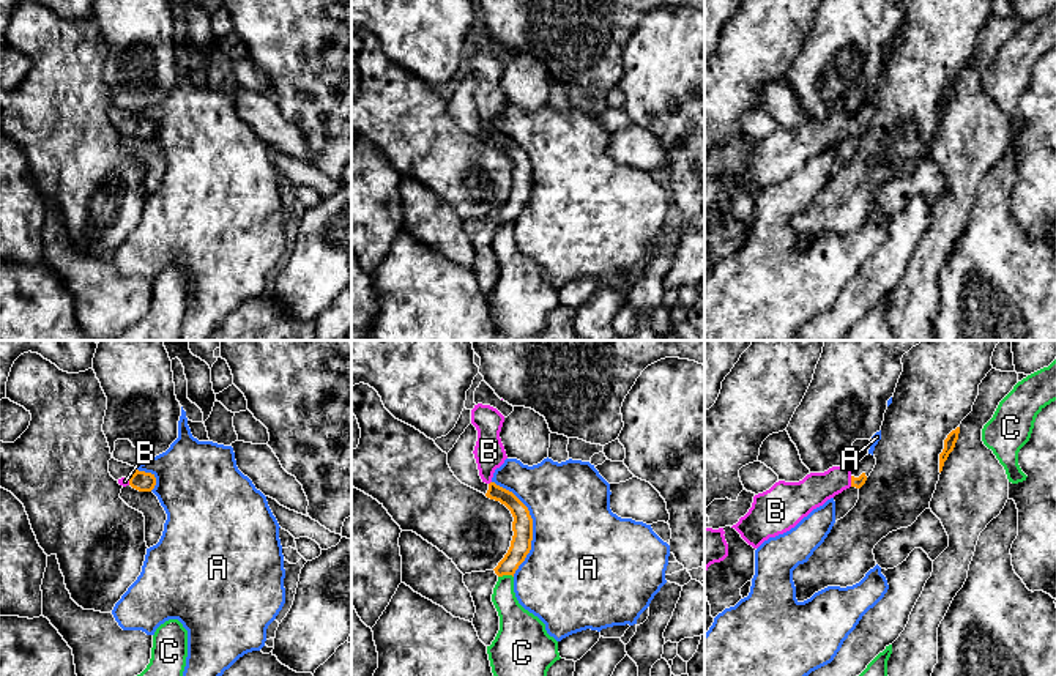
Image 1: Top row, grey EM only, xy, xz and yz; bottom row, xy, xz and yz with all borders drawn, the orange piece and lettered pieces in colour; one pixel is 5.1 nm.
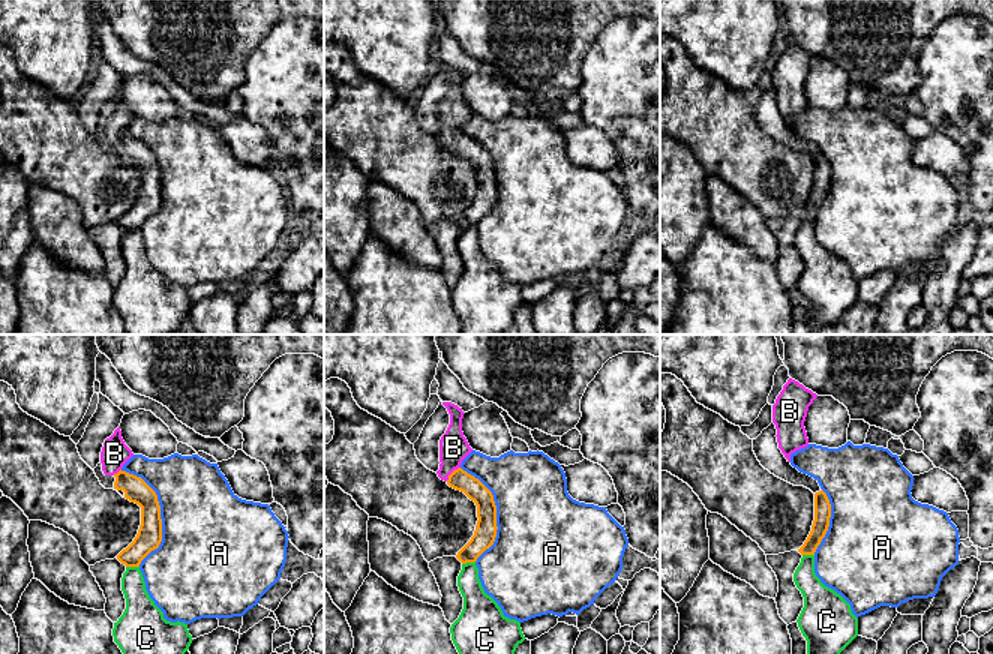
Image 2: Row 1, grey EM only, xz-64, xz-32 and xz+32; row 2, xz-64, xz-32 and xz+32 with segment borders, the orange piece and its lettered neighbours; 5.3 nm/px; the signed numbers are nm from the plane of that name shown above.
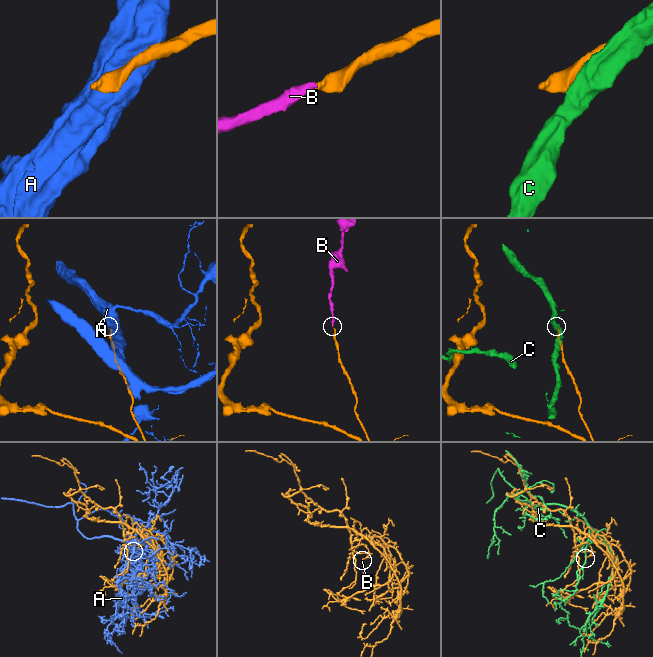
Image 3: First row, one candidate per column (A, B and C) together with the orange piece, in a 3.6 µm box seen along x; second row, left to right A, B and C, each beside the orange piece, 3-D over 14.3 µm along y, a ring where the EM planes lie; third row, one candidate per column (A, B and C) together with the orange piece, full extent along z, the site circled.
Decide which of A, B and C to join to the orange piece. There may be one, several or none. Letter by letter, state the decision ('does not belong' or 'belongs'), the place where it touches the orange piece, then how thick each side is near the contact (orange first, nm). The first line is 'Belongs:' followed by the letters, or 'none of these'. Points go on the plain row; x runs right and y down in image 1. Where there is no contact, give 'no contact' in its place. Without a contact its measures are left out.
Belongs: B
A: does not belong; meets orange in xz at (531, 172); 110 nm thick on the orange side, 460 nm on the other
B: belongs; meets orange in yz at (851, 128); 60 nm thick on the orange side, 170 nm on the other
C: does not belong; meets orange in xz at (505, 221); 110 nm thick on the orange side, 160 nm on the other

